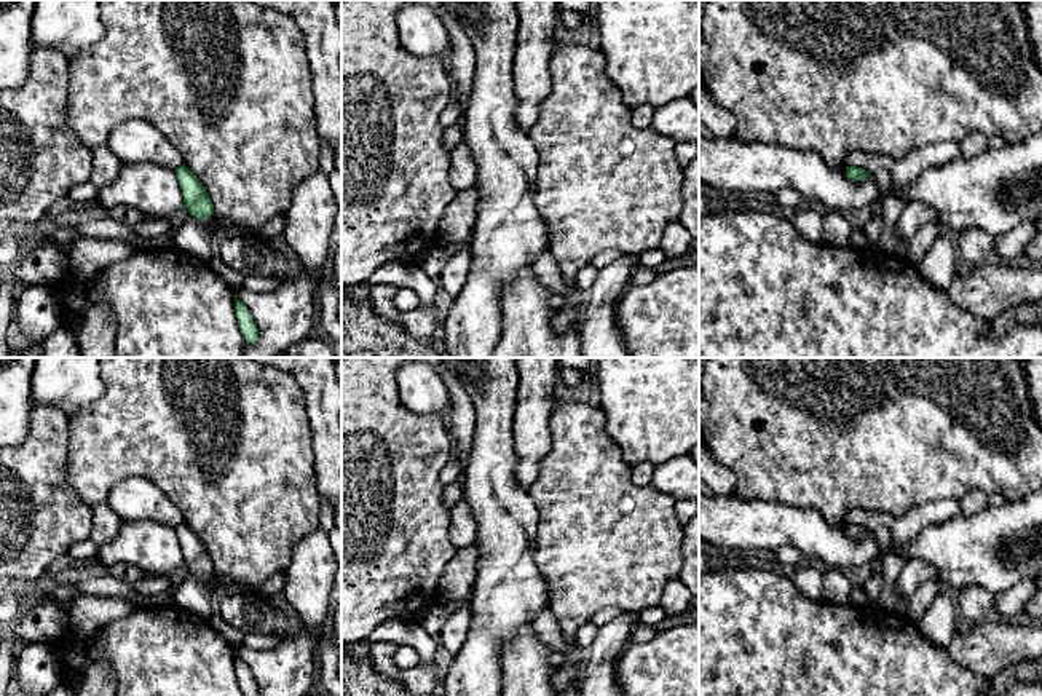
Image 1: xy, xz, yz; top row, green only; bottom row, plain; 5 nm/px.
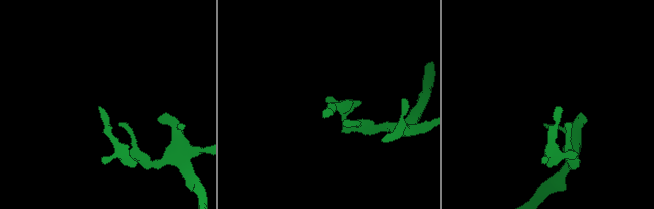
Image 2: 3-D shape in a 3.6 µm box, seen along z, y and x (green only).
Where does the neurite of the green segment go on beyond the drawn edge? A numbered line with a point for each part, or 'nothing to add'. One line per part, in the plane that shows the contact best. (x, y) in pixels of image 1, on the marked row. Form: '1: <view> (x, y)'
nothing to add

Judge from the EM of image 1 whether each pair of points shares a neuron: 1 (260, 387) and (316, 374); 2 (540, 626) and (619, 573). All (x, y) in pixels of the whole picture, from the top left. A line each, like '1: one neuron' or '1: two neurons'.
1: two neurons
2: two neurons

